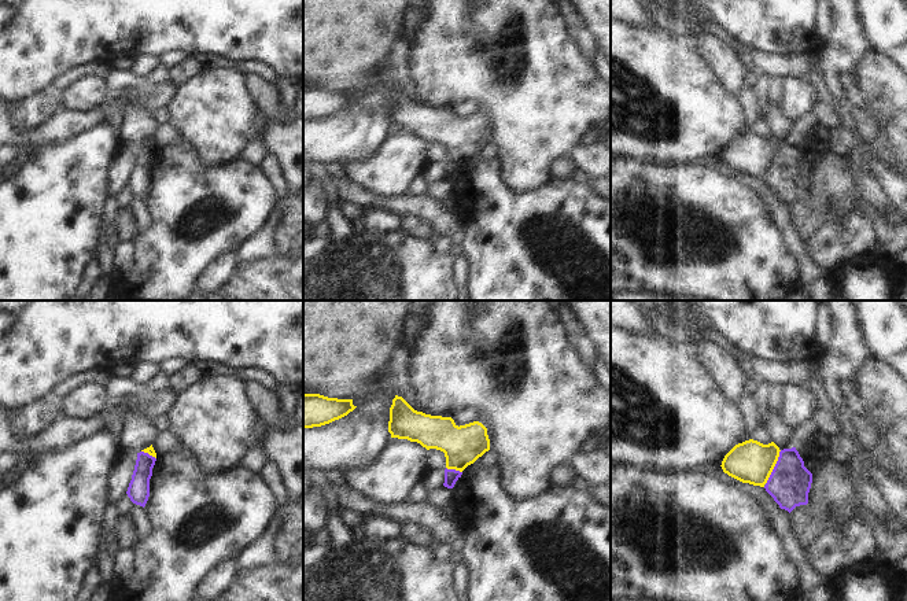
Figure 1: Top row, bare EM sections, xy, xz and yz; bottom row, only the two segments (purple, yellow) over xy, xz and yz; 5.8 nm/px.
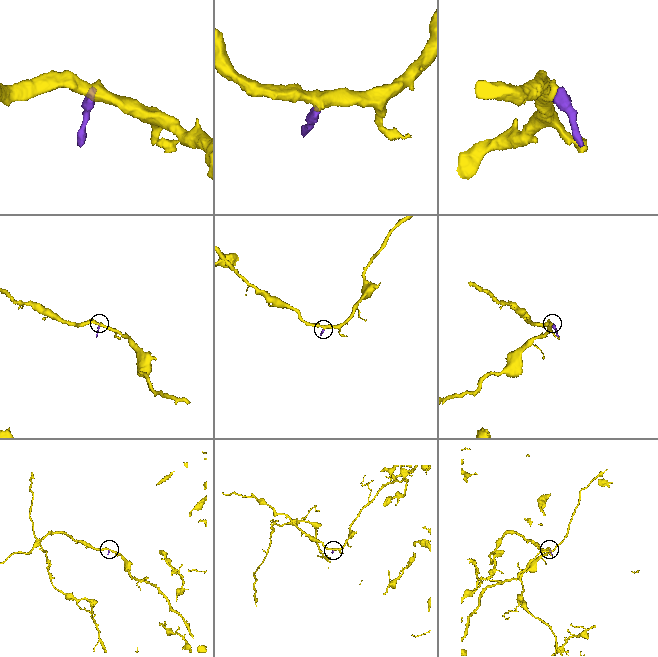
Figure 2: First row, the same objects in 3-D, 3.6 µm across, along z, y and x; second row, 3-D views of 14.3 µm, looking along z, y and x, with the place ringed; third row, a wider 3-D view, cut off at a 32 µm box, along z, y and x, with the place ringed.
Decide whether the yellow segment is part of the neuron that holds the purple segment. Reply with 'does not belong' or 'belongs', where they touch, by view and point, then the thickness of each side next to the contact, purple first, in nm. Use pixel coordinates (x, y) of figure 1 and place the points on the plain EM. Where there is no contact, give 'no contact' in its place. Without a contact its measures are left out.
does not belong; contact yz (774, 159); calibres 240 and 260 nm

